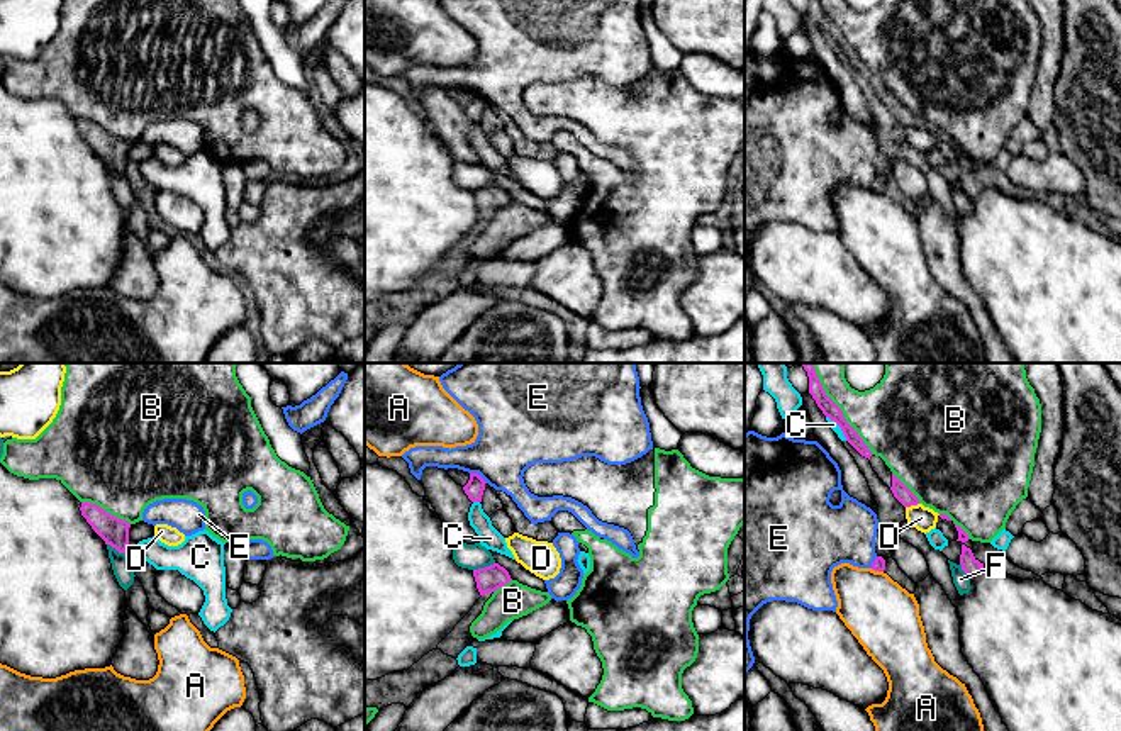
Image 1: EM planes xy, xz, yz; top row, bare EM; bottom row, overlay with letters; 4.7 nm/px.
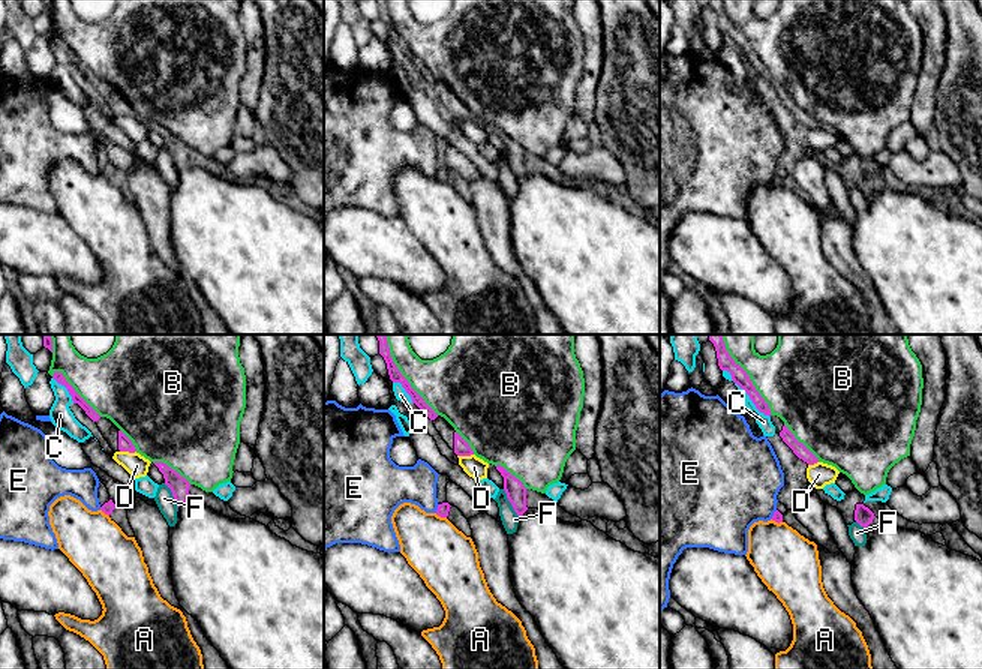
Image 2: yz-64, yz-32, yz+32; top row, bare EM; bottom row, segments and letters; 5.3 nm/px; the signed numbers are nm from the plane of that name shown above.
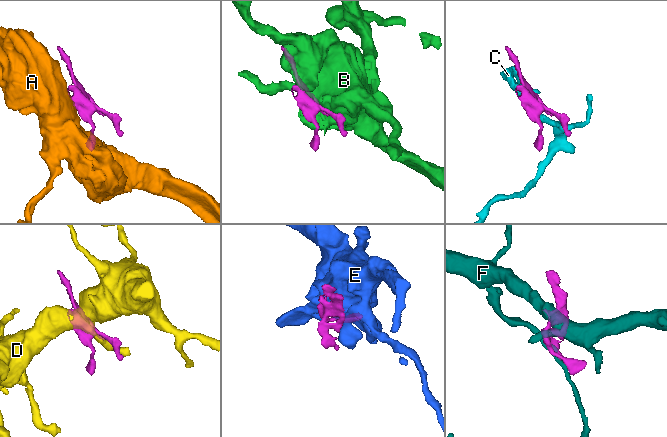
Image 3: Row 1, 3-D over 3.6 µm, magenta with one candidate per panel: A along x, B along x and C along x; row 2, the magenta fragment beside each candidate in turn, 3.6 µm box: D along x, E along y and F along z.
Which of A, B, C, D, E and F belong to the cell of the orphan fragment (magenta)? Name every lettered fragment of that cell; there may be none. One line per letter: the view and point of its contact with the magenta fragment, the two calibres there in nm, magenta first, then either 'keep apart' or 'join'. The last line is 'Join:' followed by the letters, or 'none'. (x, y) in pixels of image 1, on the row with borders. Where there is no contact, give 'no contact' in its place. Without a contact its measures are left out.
A: yz (877, 570) | 60/320 nm | keep apart
B: yz (840, 409) | 80/340 nm | keep apart
C: yz (840, 426) | 80/40 nm | keep apart
D: yz (911, 504) | 80/120 nm | keep apart
E: xz (479, 475) | 90/340 nm | keep apart
F: xz (485, 567) | 120/120 nm | keep apart
Join: none

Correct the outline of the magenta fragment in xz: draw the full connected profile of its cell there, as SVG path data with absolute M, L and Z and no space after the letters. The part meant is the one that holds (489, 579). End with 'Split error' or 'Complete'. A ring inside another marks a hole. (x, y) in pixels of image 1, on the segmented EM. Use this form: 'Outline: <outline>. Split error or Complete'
Outline: M488 551L492 553L495 563L473 570L480 595L495 592L497 589L507 585L510 580L517 580L519 583L531 589L548 592L544 580L526 570L521 563L497 551Z. Split error

